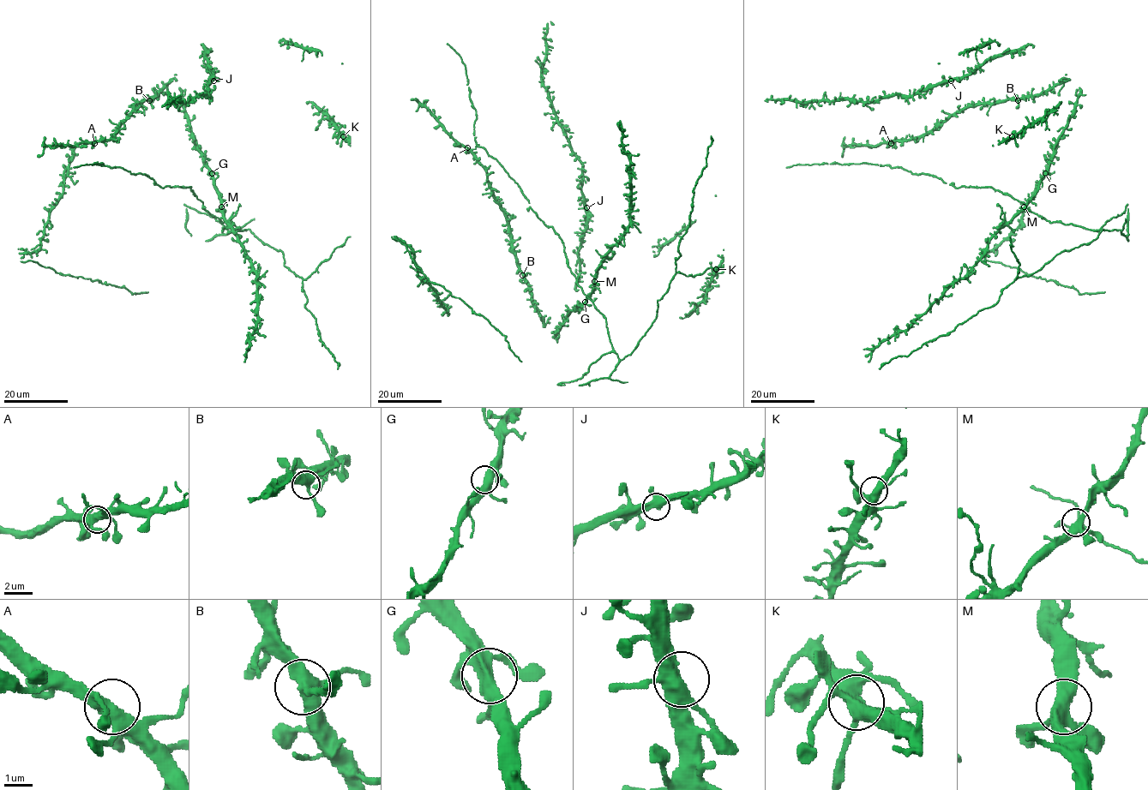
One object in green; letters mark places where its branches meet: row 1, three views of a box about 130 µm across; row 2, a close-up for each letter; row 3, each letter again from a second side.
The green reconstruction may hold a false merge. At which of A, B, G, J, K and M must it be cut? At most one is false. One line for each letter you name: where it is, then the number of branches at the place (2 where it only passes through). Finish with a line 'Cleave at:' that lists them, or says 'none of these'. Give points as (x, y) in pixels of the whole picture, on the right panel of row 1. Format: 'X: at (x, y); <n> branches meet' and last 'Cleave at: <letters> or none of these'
Cleave at: none of these

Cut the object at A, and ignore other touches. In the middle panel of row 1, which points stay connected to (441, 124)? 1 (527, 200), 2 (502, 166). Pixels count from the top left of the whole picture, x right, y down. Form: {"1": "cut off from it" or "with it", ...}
{"1": "cut off from it", "2": "cut off from it"}

